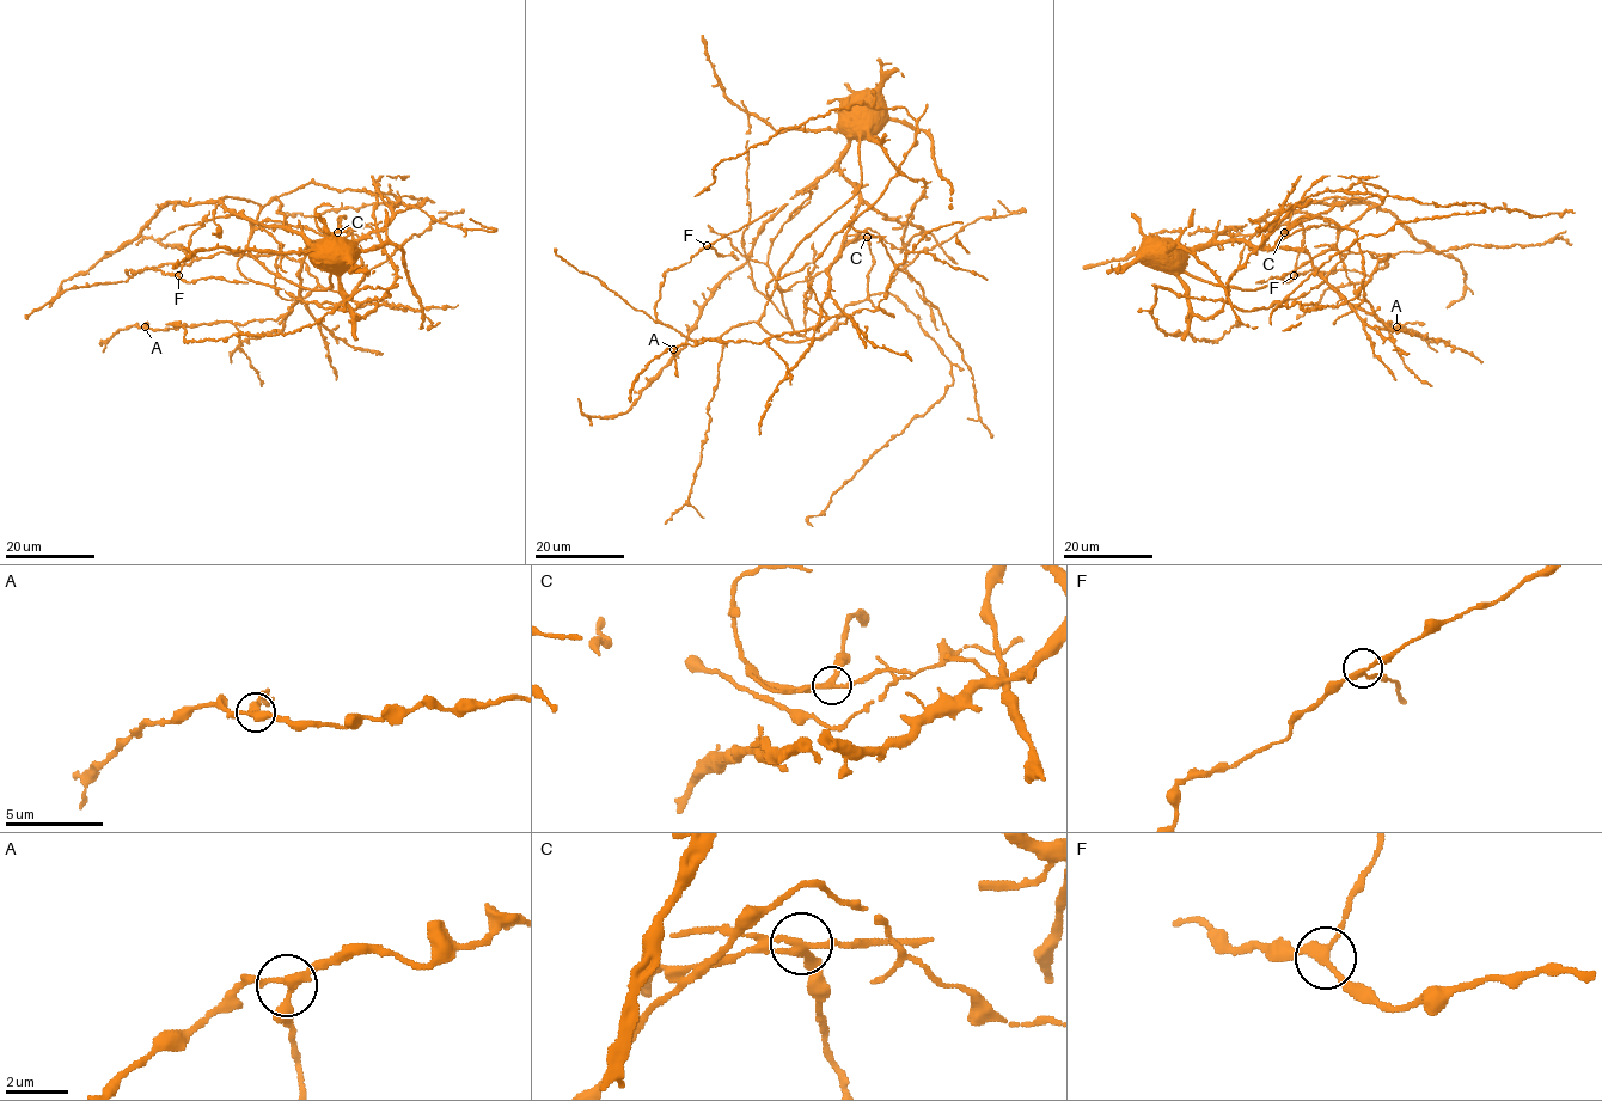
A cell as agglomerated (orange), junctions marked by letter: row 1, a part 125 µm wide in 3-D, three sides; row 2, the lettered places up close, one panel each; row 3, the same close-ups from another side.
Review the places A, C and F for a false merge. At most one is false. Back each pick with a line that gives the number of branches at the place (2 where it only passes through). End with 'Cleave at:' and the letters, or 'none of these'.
C: 3
Cleave at: C

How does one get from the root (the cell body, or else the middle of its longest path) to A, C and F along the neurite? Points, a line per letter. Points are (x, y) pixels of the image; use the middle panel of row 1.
A: (874, 103), (855, 117), (838, 164), (858, 202), (829, 270), (818, 322), (758, 343), (704, 340), (673, 349)
C: (874, 103), (858, 144), (858, 190), (798, 246), (781, 271), (777, 288), (813, 277), (854, 239), (867, 237)
F: (874, 103), (858, 190), (798, 246), (763, 314), (690, 340), (656, 318), (655, 303), (665, 275), (707, 245)

